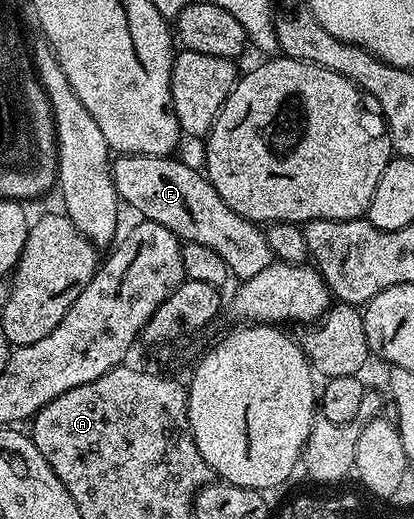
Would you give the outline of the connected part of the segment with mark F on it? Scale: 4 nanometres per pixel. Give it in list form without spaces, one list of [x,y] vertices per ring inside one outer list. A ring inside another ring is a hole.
[[[125,153],[111,162],[112,182],[121,202],[140,212],[145,221],[162,223],[181,242],[202,243],[222,255],[224,264],[233,278],[248,281],[258,271],[274,264],[272,248],[264,229],[257,222],[238,215],[214,191],[207,176],[199,168],[175,161],[175,156],[138,155]]]

